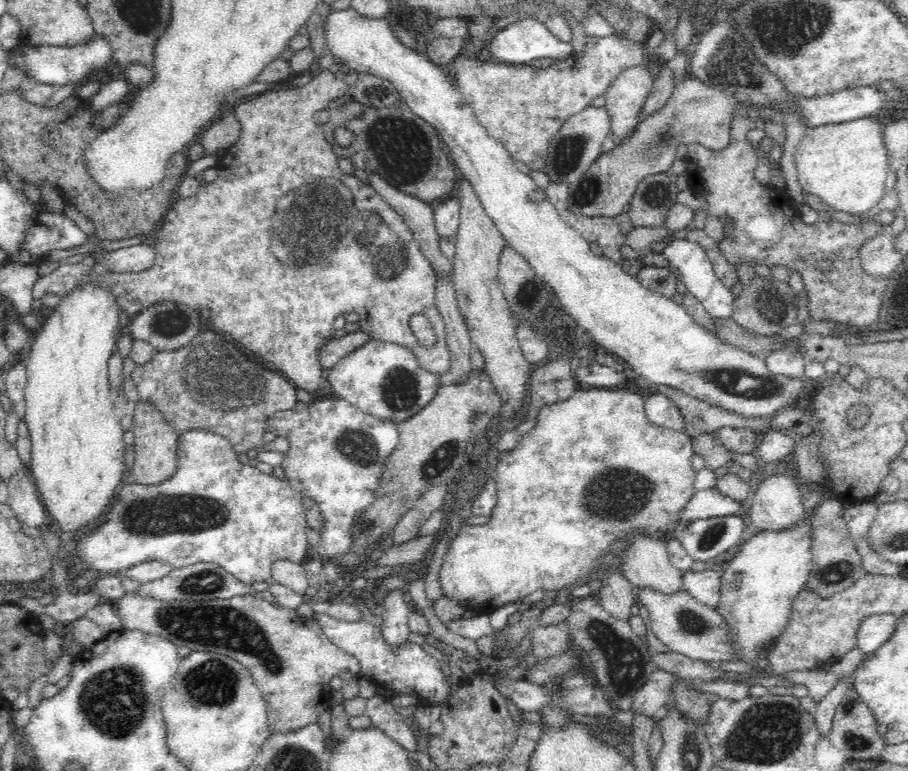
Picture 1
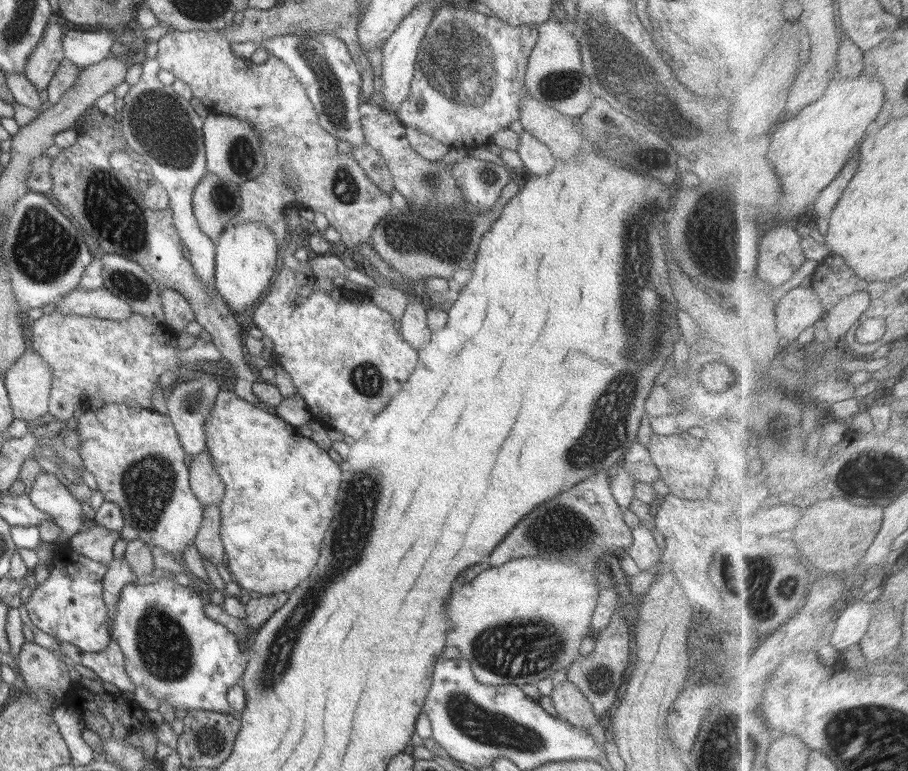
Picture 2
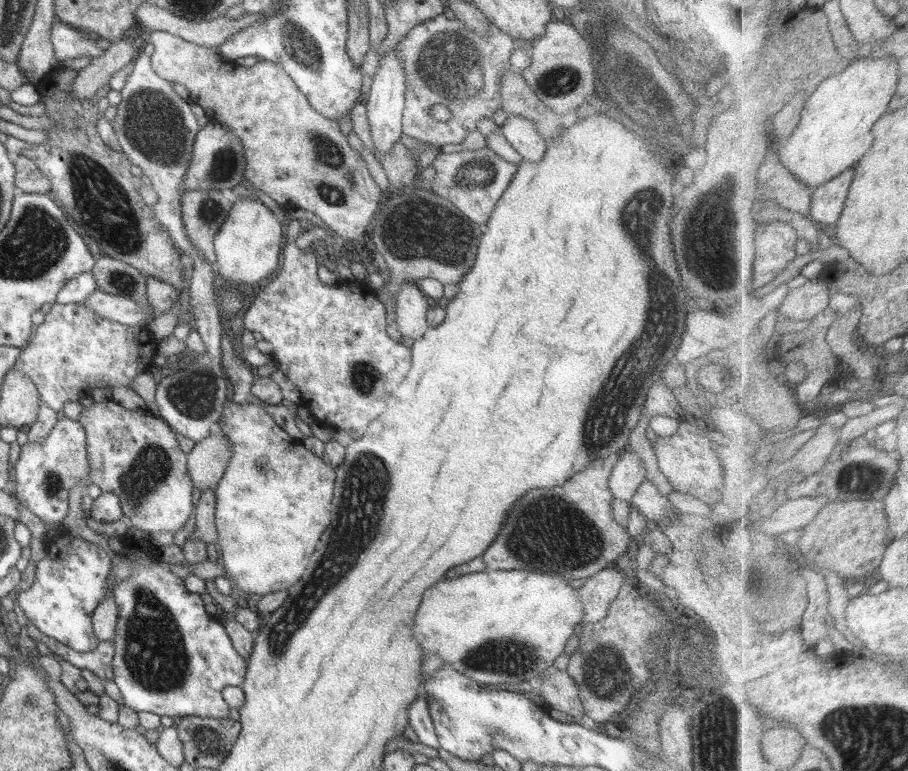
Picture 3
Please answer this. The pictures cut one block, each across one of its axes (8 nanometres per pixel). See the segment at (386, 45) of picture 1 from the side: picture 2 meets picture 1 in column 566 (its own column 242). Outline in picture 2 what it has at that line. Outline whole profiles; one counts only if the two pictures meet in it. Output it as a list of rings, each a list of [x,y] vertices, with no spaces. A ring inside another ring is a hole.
[[[243,222],[227,226],[215,241],[215,286],[232,312],[241,313],[262,299],[278,268],[278,244],[263,223]]]

